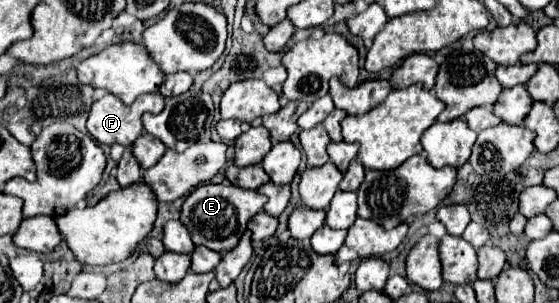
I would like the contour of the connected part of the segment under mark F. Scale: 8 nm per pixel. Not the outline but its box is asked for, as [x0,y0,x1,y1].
[86,92,164,146]

